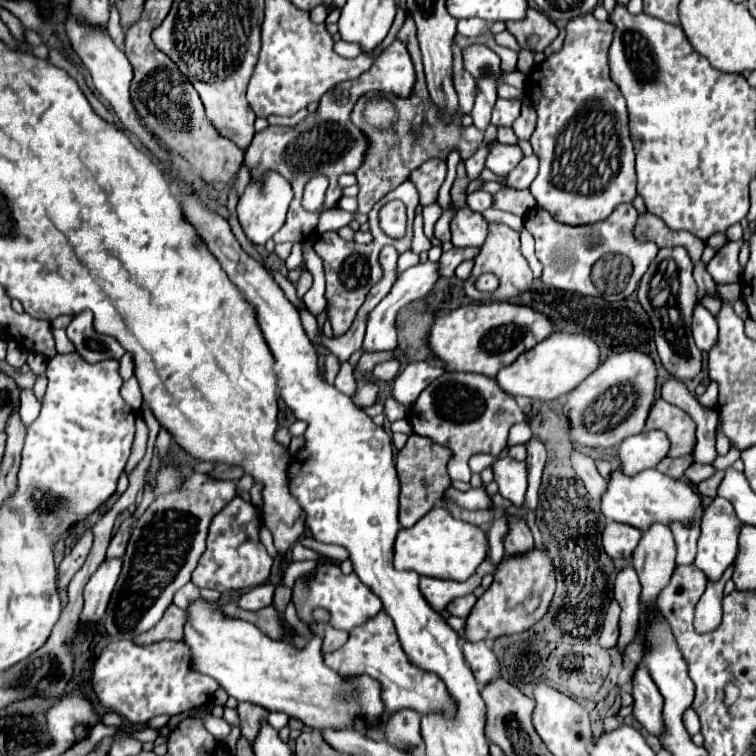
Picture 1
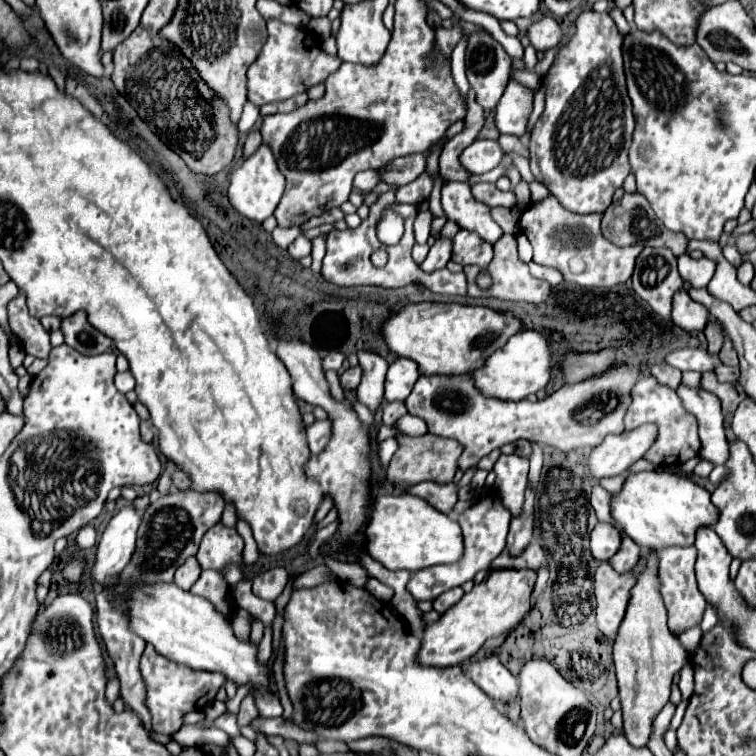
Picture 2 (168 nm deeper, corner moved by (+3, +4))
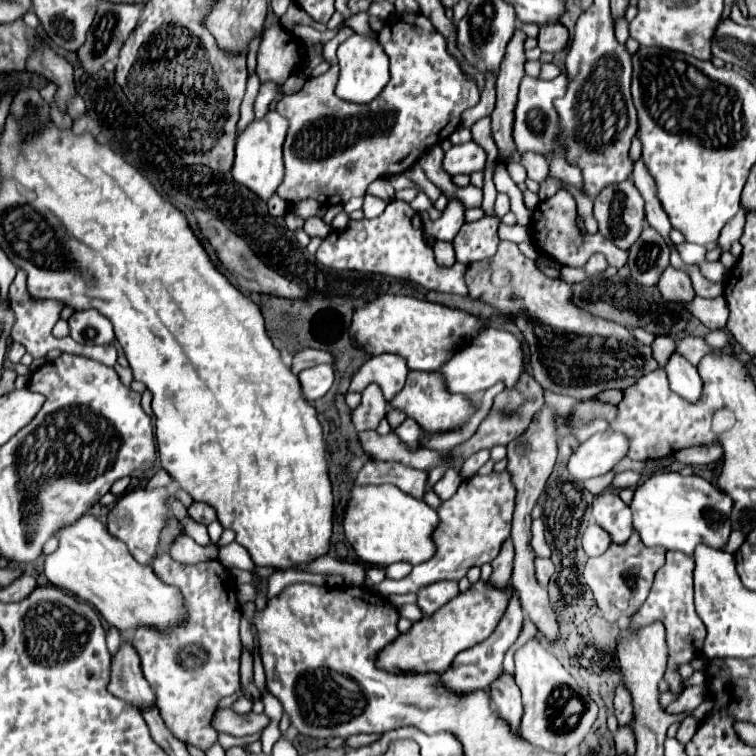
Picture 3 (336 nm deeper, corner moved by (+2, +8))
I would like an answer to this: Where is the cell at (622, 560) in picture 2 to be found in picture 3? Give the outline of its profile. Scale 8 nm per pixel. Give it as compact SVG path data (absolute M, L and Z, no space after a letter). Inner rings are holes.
M602 492L592 502L592 516L598 526L602 526L612 542L626 542L628 534L632 534L632 512L620 500L616 492Z

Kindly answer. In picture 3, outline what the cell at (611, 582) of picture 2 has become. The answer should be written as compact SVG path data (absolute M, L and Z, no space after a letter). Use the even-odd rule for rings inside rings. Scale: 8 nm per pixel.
M634 530L628 542L612 544L602 556L588 558L584 568L584 582L594 592L598 608L602 610L608 622L616 622L620 616L630 618L632 614L638 612L638 608L648 598L656 570L664 564L664 554L666 550L660 546L644 546L640 542L638 532Z

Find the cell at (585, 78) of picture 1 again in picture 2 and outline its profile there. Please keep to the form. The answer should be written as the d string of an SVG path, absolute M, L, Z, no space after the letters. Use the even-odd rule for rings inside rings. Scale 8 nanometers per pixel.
M581 12L575 22L575 34L569 42L559 50L553 66L543 76L545 84L545 110L539 116L533 132L531 132L531 172L537 182L545 184L559 200L563 208L575 214L593 214L605 212L611 204L613 192L623 186L623 180L629 176L629 160L627 152L631 146L633 134L633 112L631 100L625 88L623 74L623 56L621 56L621 36L619 30L609 16L609 12Z

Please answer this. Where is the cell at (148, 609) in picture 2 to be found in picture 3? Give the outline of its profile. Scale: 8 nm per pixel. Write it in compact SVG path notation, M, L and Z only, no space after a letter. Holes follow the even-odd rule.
M92 514L80 516L76 522L60 528L56 534L58 548L44 558L46 578L92 604L108 624L122 632L132 632L136 626L148 624L156 628L172 628L184 620L182 594L156 578L150 566L140 566L124 542L108 532L108 528Z

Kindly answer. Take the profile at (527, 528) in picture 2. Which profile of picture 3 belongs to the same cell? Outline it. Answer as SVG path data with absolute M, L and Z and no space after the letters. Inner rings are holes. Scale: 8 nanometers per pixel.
M508 538L500 550L500 554L492 560L492 574L488 578L490 586L504 590L510 584L510 576L512 576L512 558L514 558L514 550L512 550L512 540Z

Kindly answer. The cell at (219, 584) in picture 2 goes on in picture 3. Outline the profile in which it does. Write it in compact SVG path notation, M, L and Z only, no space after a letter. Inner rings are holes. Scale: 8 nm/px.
M162 554L152 564L154 574L164 580L166 584L176 586L182 592L184 608L186 608L186 620L172 628L172 630L156 630L150 626L138 626L132 636L132 644L136 646L142 670L146 666L146 680L156 690L158 696L158 710L162 720L166 722L166 728L184 744L196 746L200 750L208 750L218 742L218 734L214 734L210 726L210 716L218 708L218 702L226 696L232 696L236 690L240 690L240 656L242 656L242 644L238 636L238 624L240 624L240 606L236 600L236 584L228 568L224 568L218 560L208 560L200 564L180 564L170 558L170 554ZM174 646L182 646L174 652ZM230 646L240 646L240 654L232 650Z

